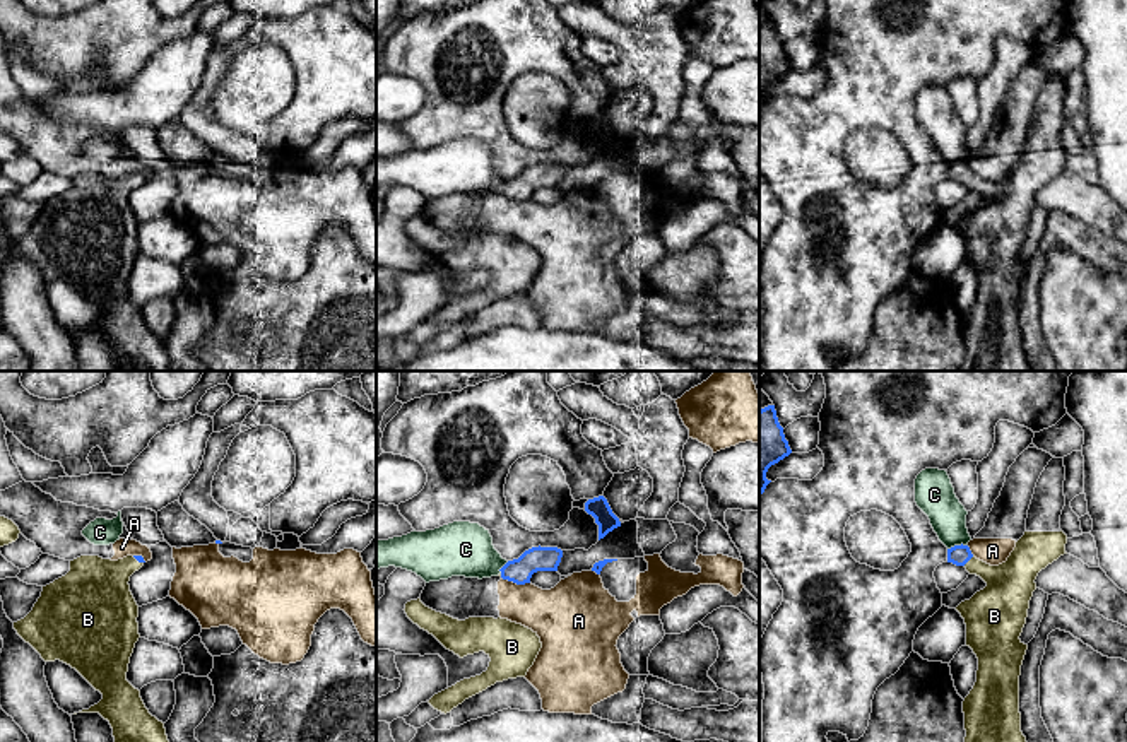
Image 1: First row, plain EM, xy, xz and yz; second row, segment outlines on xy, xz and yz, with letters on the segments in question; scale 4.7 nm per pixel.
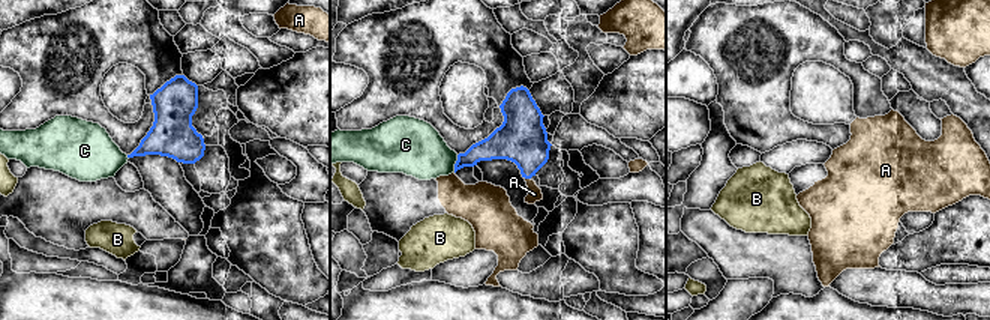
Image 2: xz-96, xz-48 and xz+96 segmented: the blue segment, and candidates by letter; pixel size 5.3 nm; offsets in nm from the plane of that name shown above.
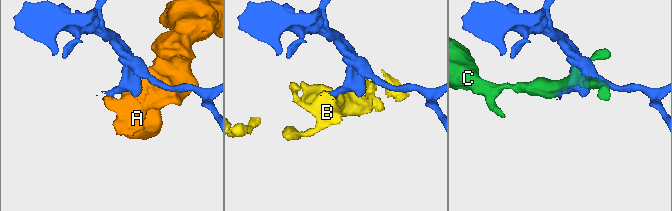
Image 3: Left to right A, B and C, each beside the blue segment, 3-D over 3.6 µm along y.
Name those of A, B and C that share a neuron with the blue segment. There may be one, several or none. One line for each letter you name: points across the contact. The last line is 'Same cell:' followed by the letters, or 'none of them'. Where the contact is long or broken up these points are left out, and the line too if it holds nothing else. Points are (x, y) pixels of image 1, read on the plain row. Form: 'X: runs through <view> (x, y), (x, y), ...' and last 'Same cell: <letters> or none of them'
B: runs through yz (960, 171), (968, 176), (1009, 204)
Same cell: B

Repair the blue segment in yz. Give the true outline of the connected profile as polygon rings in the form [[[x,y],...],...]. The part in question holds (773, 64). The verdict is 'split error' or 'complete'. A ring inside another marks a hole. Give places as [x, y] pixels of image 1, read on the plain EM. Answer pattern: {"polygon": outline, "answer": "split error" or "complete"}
{"polygon": [[[775,22],[759,27],[759,115],[766,103],[766,89],[771,82],[778,80],[792,70],[785,56],[783,44],[778,39]]], "answer": "complete"}

